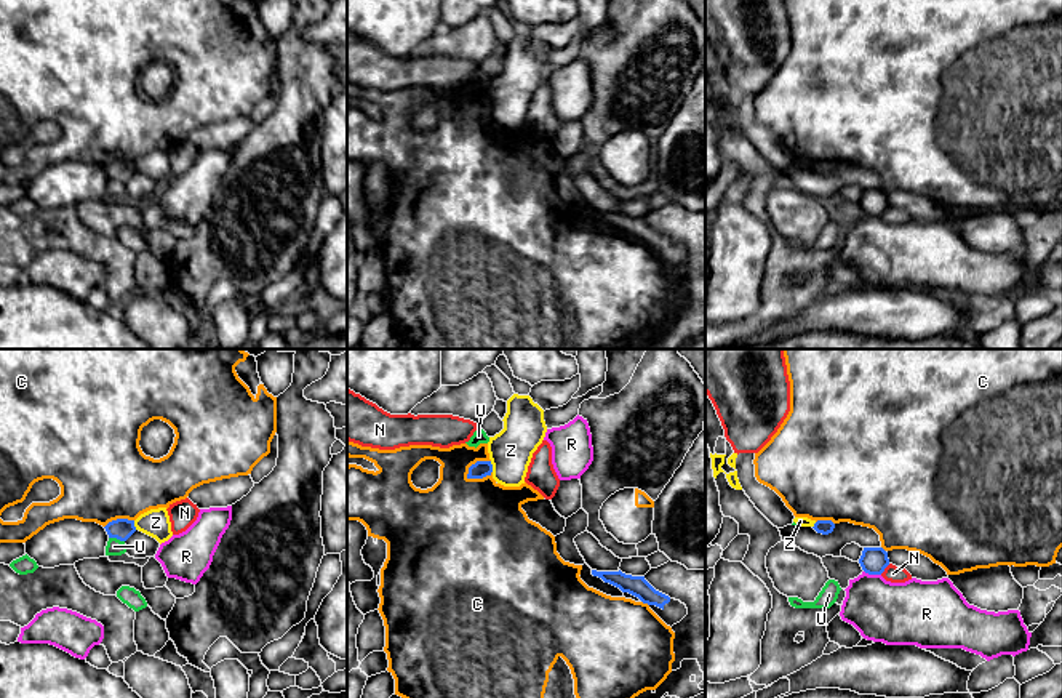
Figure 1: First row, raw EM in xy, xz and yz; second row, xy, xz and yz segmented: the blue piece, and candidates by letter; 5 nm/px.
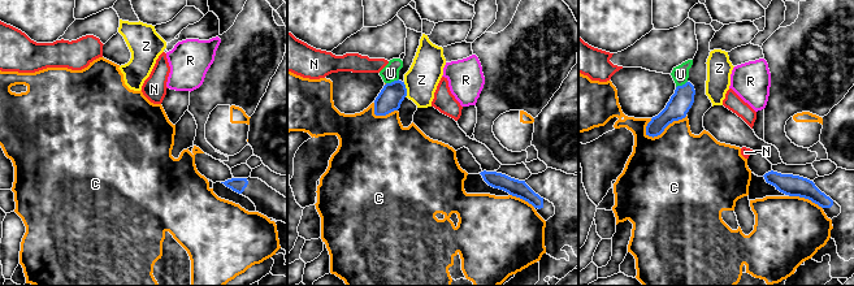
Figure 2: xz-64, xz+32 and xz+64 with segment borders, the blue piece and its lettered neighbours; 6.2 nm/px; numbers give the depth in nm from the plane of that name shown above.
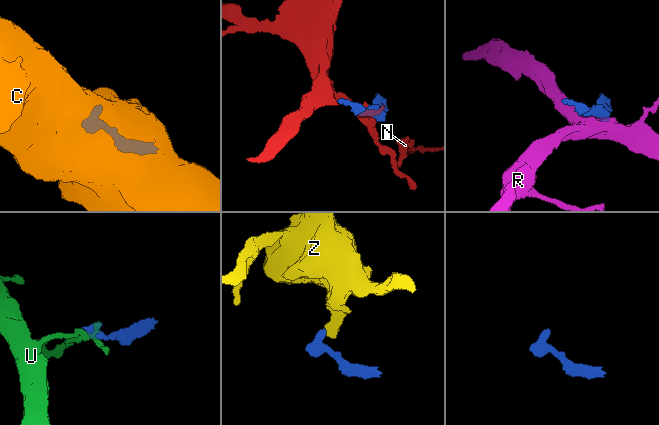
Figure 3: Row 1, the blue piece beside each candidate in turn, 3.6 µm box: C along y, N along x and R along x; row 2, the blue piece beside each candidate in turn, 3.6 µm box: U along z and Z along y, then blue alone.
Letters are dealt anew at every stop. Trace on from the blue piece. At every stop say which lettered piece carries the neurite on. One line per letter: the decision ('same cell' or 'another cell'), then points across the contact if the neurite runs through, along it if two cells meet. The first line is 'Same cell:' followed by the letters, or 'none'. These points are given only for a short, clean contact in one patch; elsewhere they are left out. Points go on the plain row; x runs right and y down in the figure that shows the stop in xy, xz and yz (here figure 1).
Same cell: none
C: another cell
N: another cell
R: another cell; border along yz (864, 212), (880, 216)
U: another cell
Z: another cell

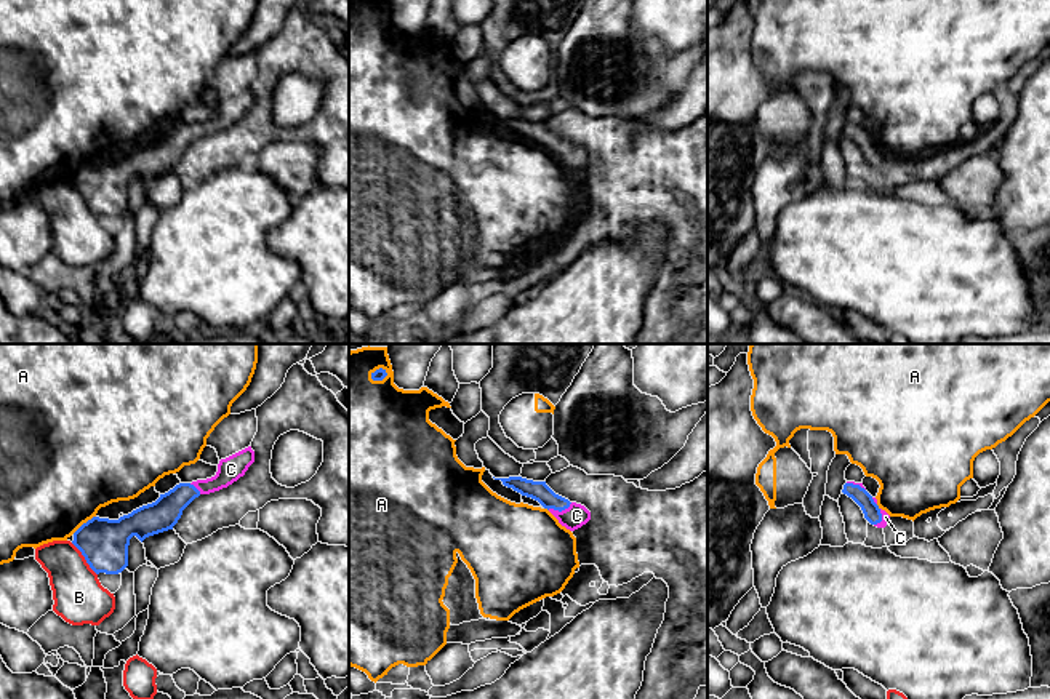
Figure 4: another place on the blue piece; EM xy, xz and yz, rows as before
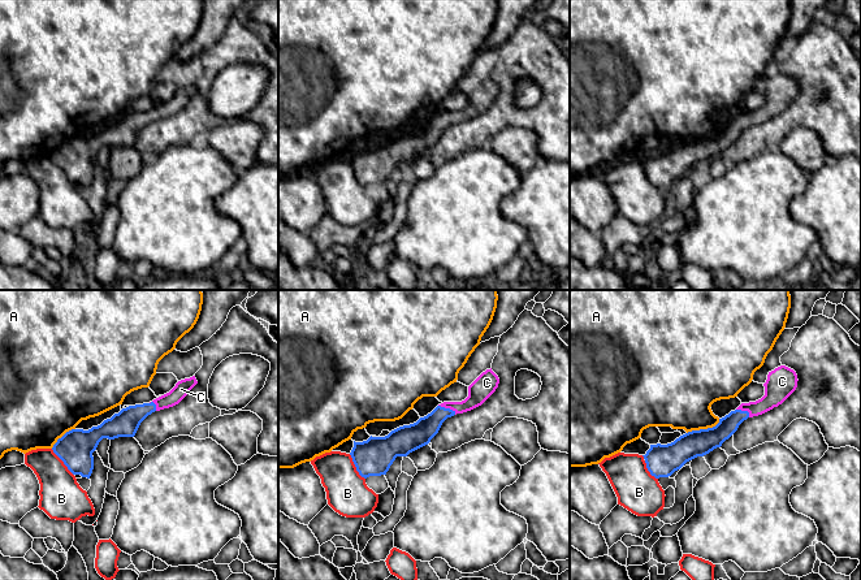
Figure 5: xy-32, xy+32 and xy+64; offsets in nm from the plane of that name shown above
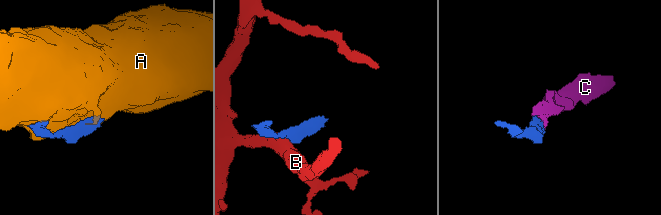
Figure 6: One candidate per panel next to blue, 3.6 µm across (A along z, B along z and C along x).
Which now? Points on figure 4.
Same cell: C
A: another cell
B: another cell; border along xy (71, 184), (96, 216)
C: same cell; runs through xz (540, 133), (559, 152), (577, 157)

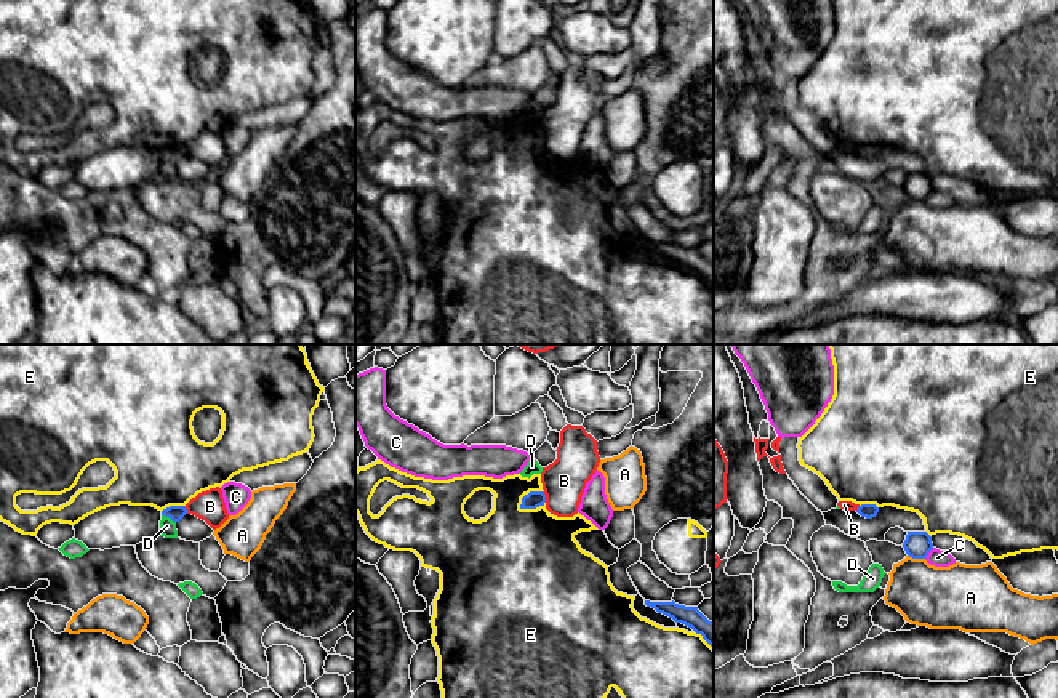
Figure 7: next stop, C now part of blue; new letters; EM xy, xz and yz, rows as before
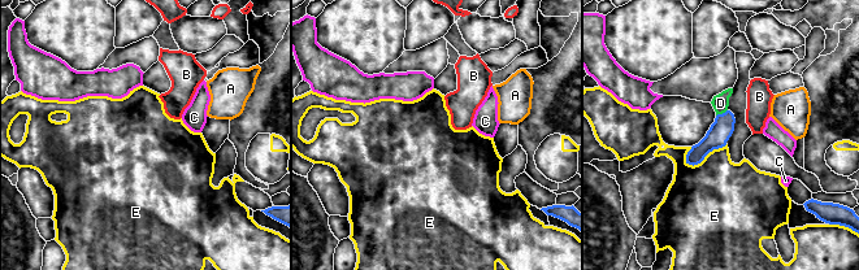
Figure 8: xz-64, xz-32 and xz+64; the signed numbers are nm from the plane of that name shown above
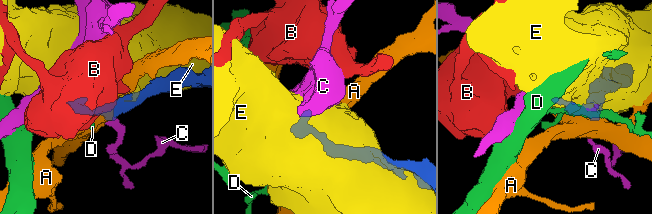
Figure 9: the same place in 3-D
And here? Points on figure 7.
Same cell: none
A: another cell; border along yz (908, 196), (924, 200)
B: another cell
C: another cell
D: another cell
E: another cell

